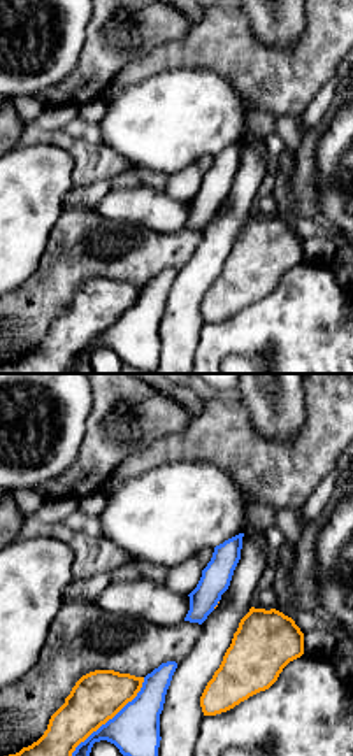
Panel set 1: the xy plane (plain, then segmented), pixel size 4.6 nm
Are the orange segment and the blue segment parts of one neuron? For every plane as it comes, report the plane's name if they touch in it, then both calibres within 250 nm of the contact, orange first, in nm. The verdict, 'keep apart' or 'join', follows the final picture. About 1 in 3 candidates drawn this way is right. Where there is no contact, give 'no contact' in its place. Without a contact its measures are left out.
xy | 240/220 nm

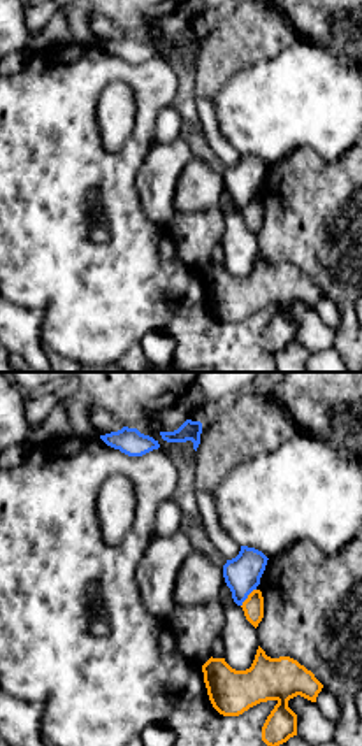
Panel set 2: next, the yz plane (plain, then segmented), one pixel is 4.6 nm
yz | 100/160 nm

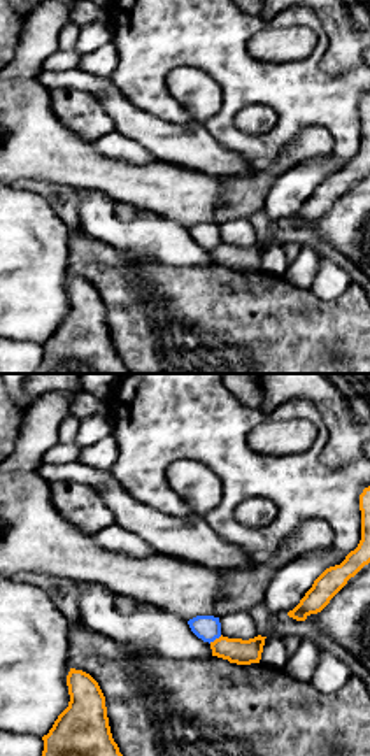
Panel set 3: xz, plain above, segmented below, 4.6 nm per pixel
xz | 120/120 nm

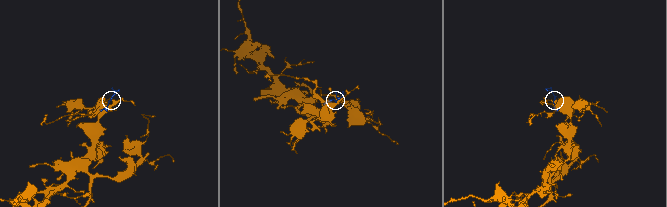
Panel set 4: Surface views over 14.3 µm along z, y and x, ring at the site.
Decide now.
keep apart

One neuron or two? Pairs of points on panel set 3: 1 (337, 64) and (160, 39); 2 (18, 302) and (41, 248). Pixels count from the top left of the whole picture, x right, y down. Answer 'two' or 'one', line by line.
1: two
2: one

